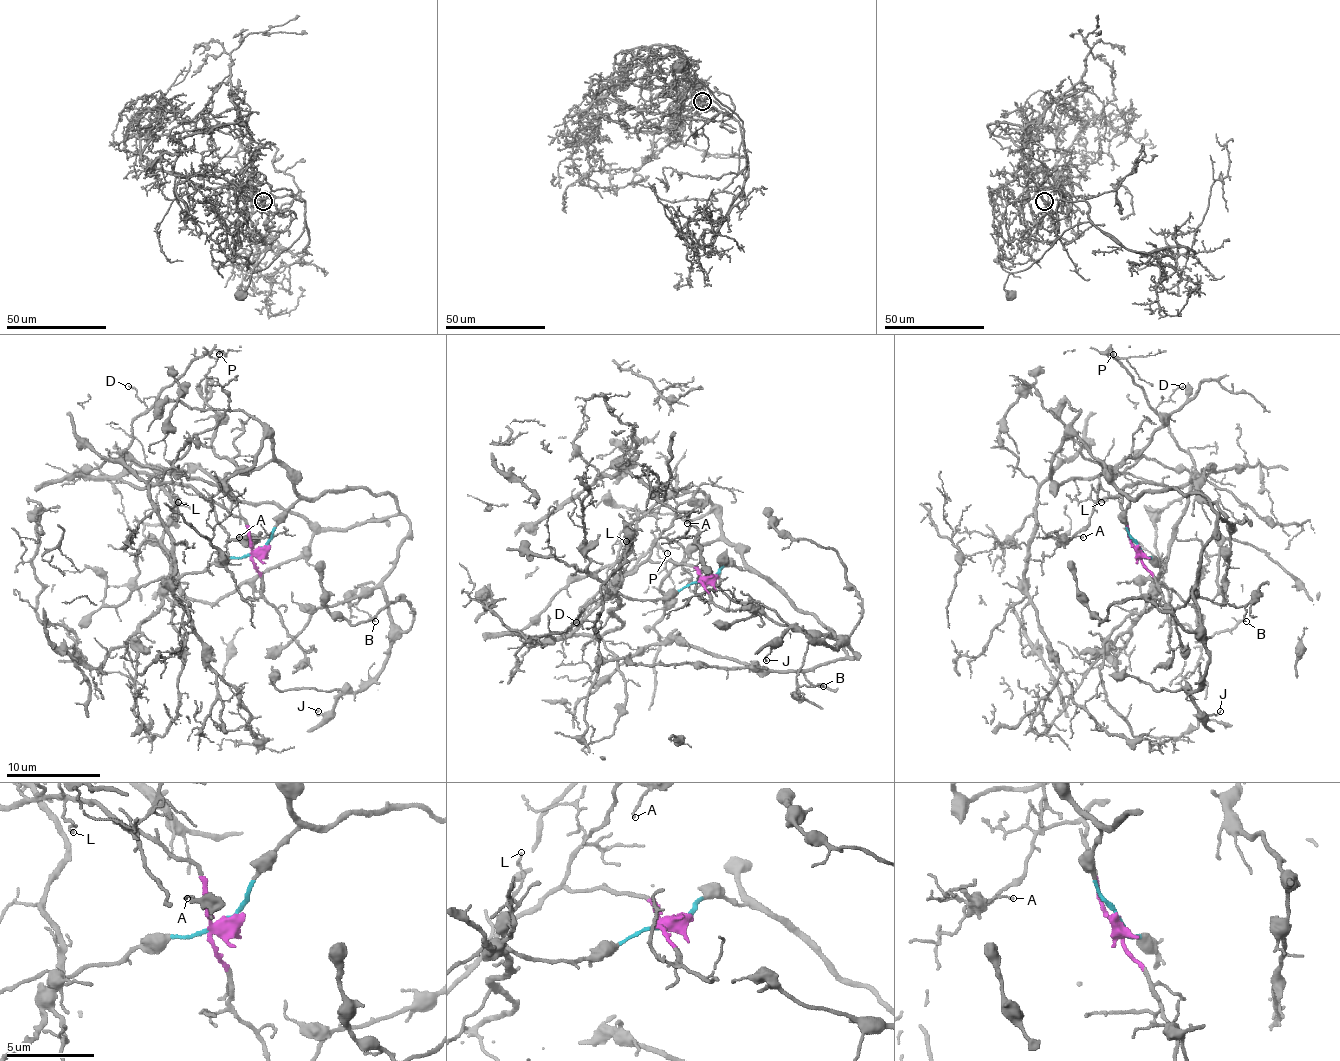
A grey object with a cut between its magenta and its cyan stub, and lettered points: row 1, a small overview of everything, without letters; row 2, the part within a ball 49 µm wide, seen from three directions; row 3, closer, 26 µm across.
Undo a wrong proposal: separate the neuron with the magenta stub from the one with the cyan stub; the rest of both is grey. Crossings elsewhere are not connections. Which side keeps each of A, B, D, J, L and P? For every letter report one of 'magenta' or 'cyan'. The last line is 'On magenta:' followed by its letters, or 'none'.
A: magenta
B: cyan
D: magenta
J: cyan
L: magenta
P: magenta
On magenta: A, D, L, P

